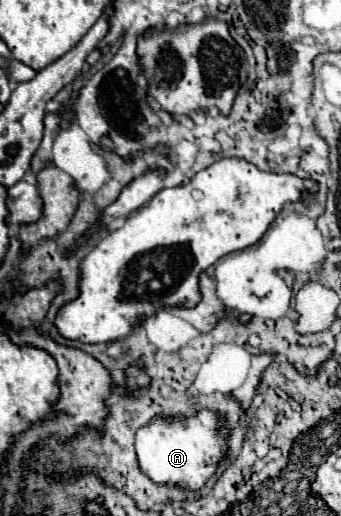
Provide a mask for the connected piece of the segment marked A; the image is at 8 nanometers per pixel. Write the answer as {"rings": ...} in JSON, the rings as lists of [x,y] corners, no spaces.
{"rings":[[[202,409],[194,413],[192,417],[174,417],[174,419],[152,417],[148,425],[136,431],[136,437],[134,437],[138,467],[152,483],[160,483],[168,487],[182,487],[186,491],[200,491],[208,483],[208,479],[216,475],[218,463],[224,457],[224,449],[226,449],[226,439],[222,435],[224,431],[226,431],[224,415],[218,415],[212,409]]]}

